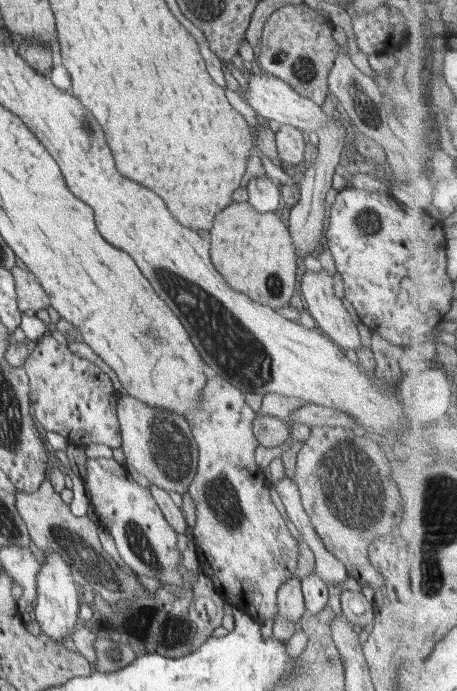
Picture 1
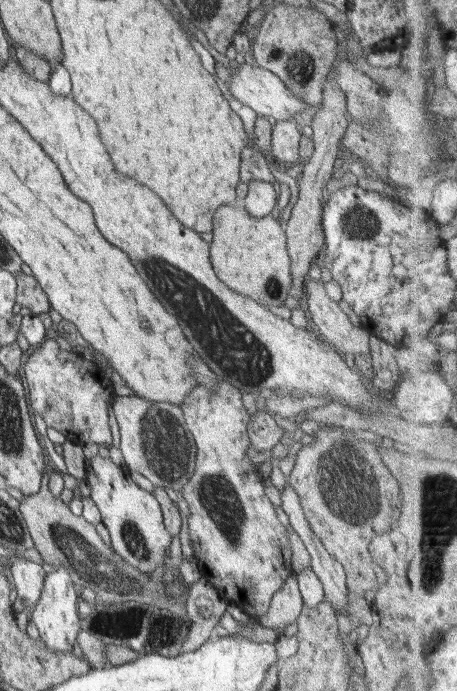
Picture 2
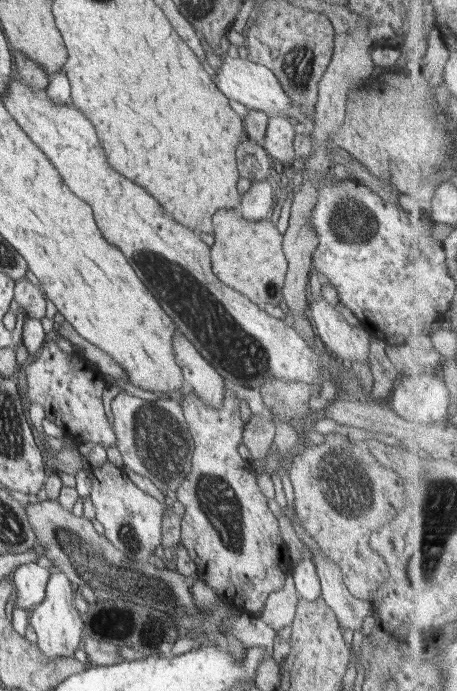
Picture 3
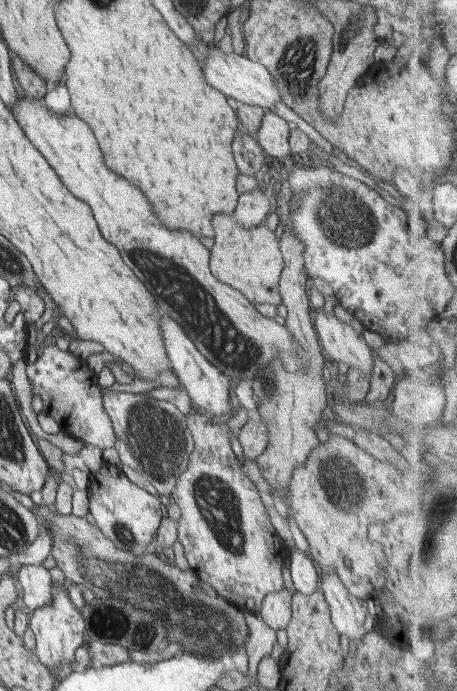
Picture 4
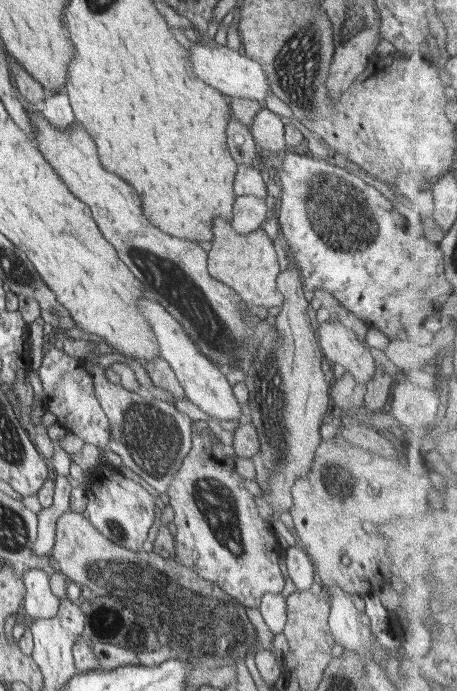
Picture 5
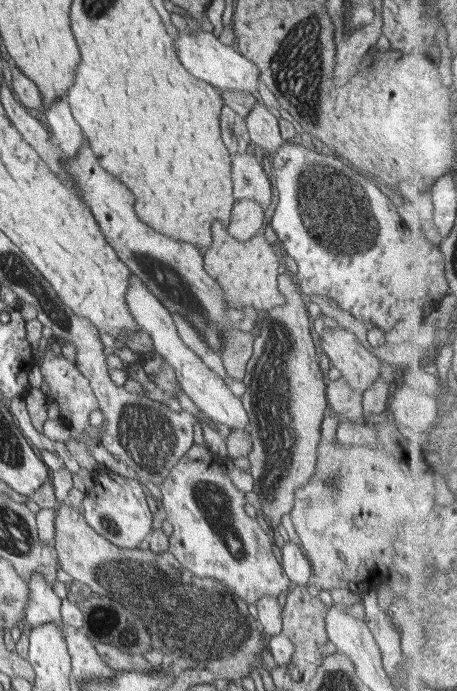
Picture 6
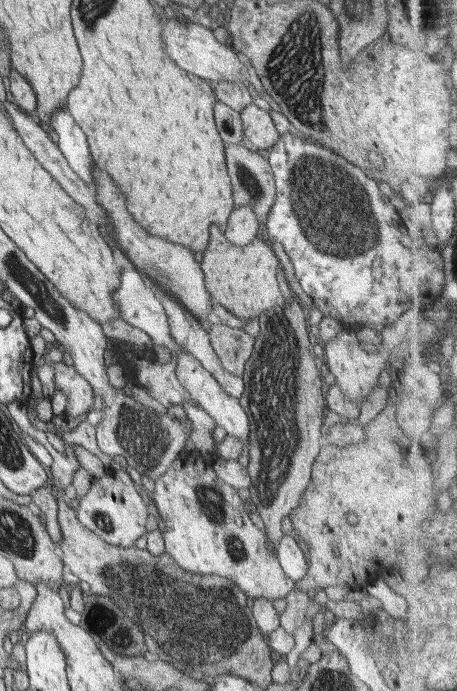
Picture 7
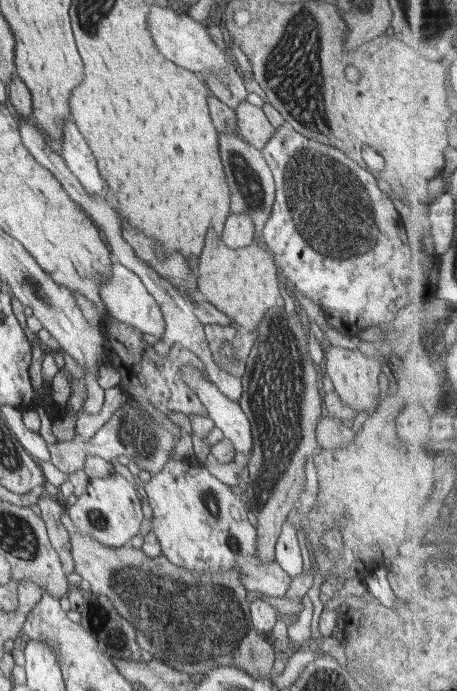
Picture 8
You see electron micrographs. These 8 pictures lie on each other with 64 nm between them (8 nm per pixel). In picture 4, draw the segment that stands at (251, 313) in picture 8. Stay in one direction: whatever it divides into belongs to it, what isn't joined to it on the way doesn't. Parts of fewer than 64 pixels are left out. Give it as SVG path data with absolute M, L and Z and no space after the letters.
M216 213L212 219L215 239L210 251L209 267L212 275L223 284L240 292L255 306L282 304L279 292L280 274L284 259L279 239L266 222L258 226L243 227L233 213Z

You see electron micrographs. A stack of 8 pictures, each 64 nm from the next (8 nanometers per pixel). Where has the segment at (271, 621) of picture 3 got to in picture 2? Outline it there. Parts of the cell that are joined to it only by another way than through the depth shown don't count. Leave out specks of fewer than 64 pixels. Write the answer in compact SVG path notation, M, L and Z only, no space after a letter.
M292 574L273 594L268 612L258 620L262 626L276 630L295 623L303 607L296 574Z

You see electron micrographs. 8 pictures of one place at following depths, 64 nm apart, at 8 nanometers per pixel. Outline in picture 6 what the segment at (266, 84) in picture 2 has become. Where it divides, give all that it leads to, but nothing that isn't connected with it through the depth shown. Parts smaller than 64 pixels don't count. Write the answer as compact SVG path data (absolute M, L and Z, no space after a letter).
M192 26L190 34L180 31L179 33L180 37L175 40L177 55L183 67L195 78L212 85L217 90L240 90L250 92L257 98L260 96L258 93L260 69L256 63L242 56L235 46L224 44L212 32L202 31L199 26Z

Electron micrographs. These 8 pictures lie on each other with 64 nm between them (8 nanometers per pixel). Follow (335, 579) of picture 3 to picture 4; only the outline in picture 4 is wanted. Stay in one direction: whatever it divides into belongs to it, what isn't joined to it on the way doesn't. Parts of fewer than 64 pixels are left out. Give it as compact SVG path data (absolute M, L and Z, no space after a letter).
M322 574L321 577L319 588L329 604L332 622L340 636L344 634L350 641L361 640L367 633L364 630L364 621L368 619L366 613L369 611L367 605L359 598L352 597L344 584L339 582L338 576L328 577L328 574Z

